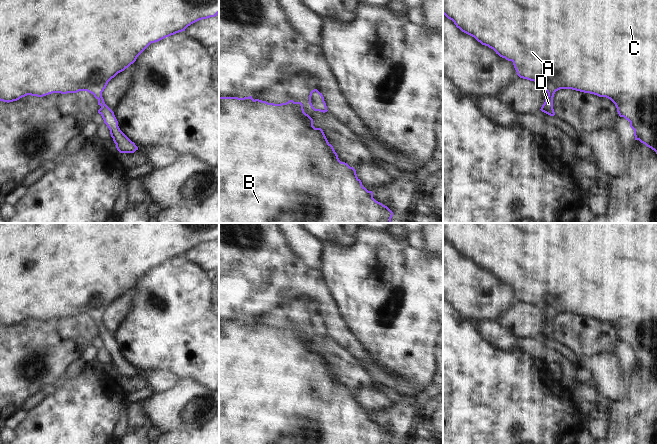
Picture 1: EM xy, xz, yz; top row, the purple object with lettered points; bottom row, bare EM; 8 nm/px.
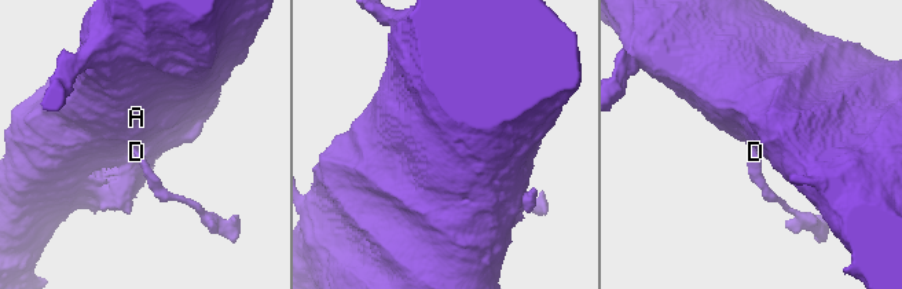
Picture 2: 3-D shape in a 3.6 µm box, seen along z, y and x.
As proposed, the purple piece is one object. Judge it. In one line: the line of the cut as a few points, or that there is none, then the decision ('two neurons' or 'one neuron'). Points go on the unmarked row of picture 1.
cut none; one neuron

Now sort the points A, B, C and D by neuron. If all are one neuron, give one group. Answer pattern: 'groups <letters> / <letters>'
groups A B C D

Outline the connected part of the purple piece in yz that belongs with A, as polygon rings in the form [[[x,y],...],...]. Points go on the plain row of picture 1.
[[[443,223],[443,238],[462,256],[474,261],[482,269],[493,273],[500,281],[512,285],[520,302],[534,305],[547,315],[541,335],[554,340],[553,321],[560,313],[572,313],[610,323],[620,341],[630,346],[635,364],[639,364],[657,378],[657,223]]]

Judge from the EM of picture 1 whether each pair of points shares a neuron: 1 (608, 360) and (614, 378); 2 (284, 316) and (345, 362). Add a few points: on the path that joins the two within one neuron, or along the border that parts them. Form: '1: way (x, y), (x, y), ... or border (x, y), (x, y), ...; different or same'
1: way (608, 364), (608, 372), (610, 374); same
2: way (300, 321), (314, 339), (329, 349); same

